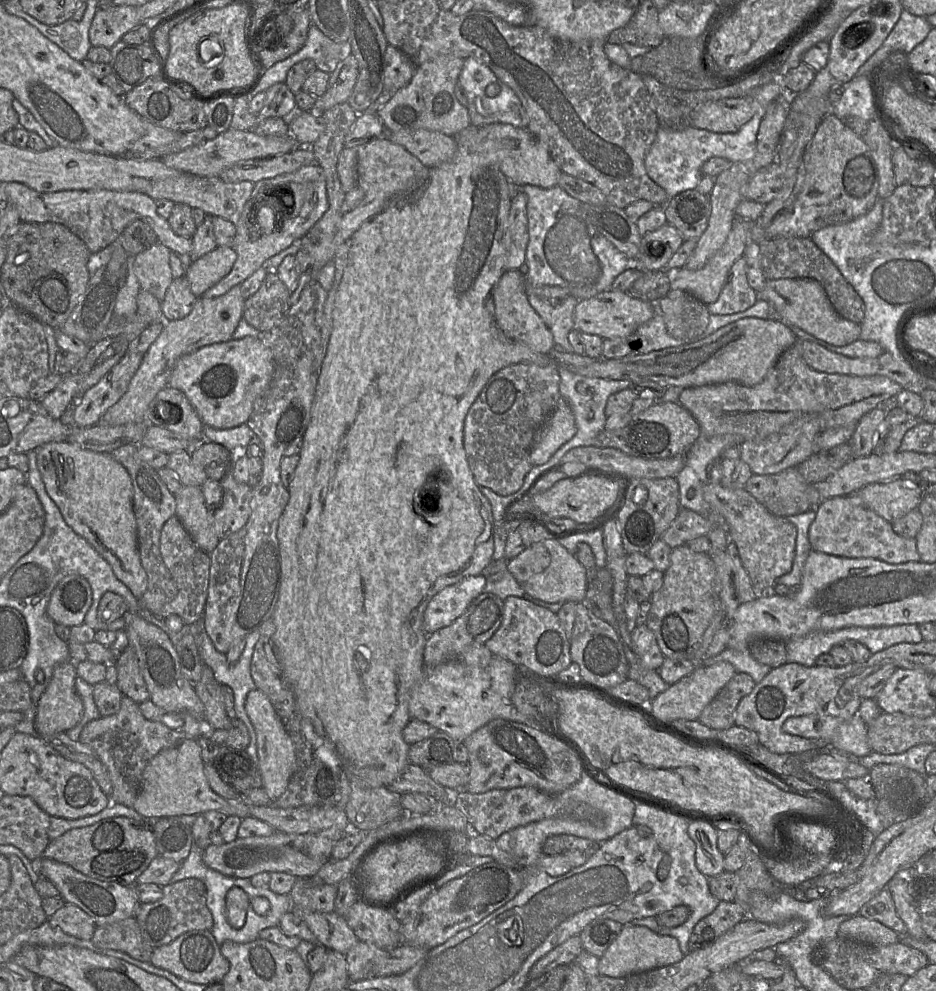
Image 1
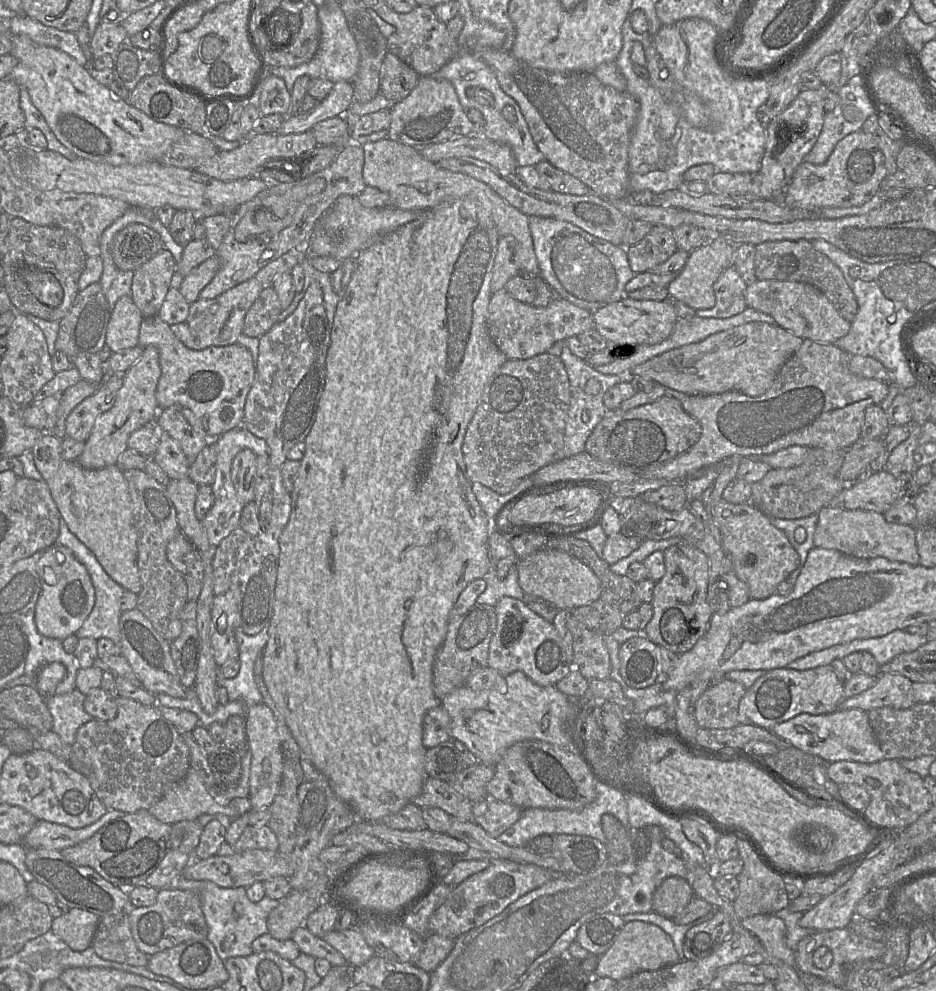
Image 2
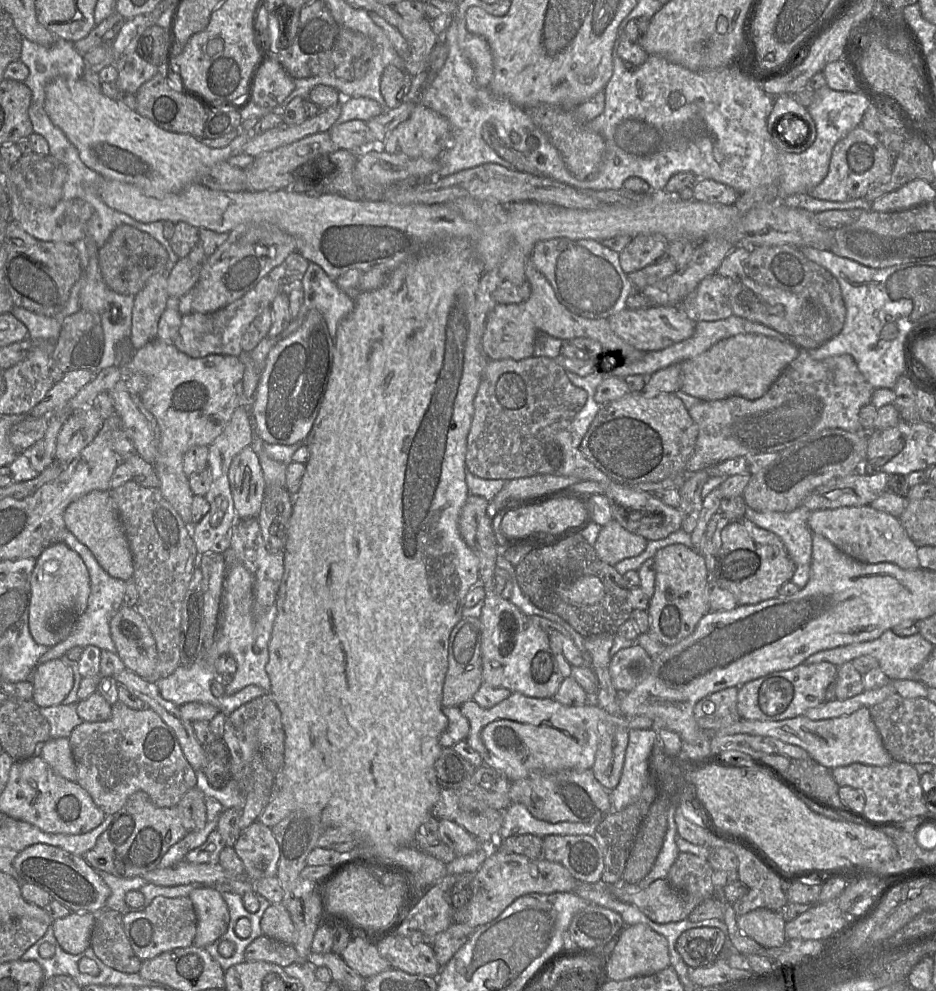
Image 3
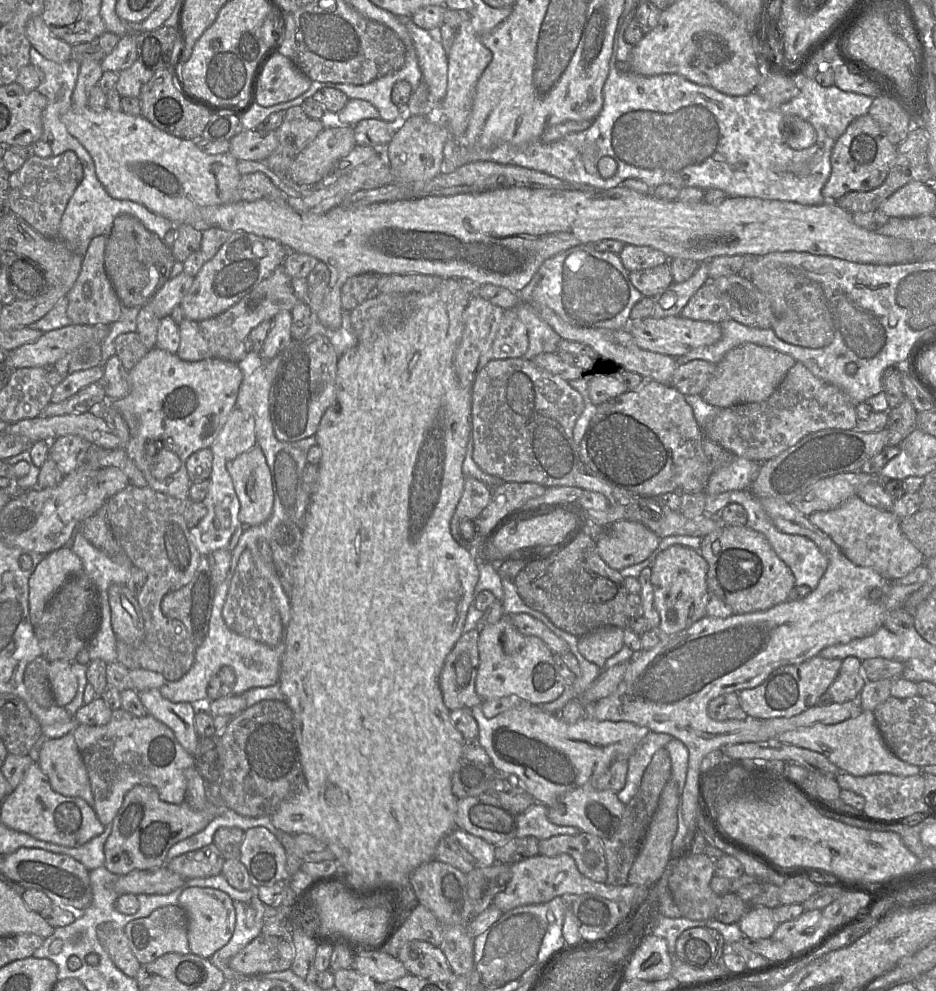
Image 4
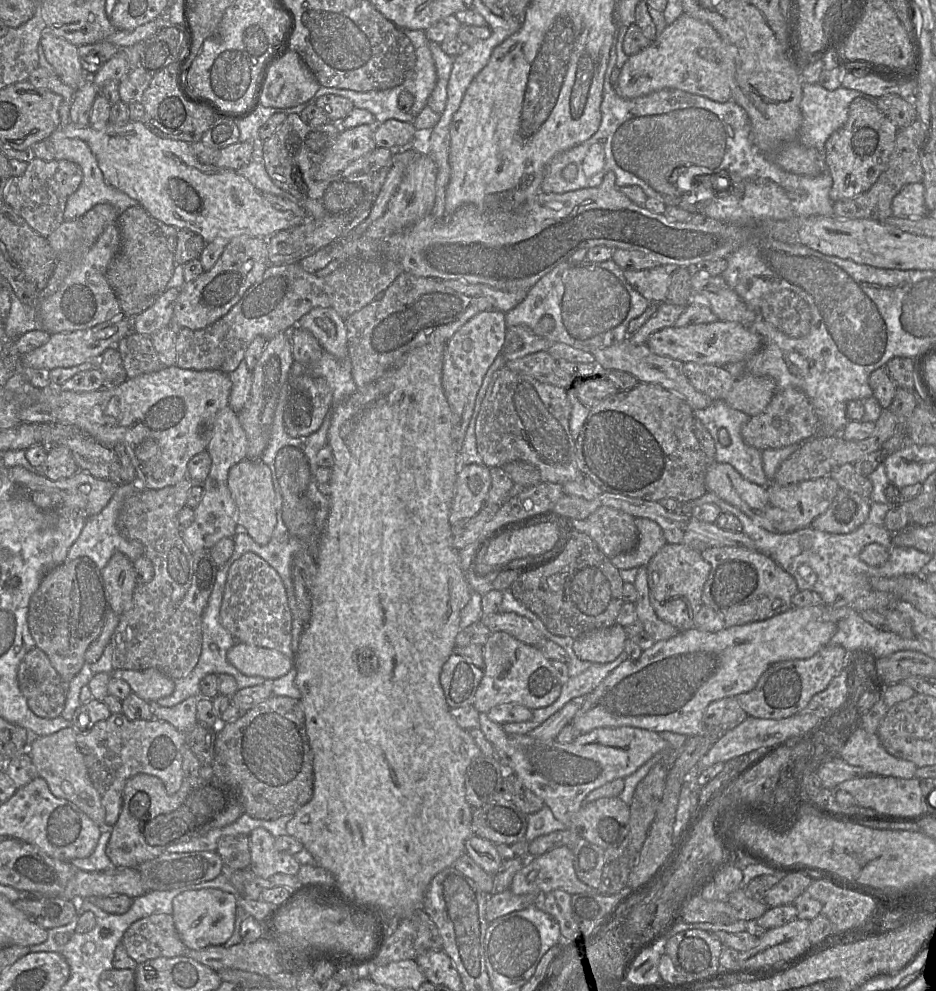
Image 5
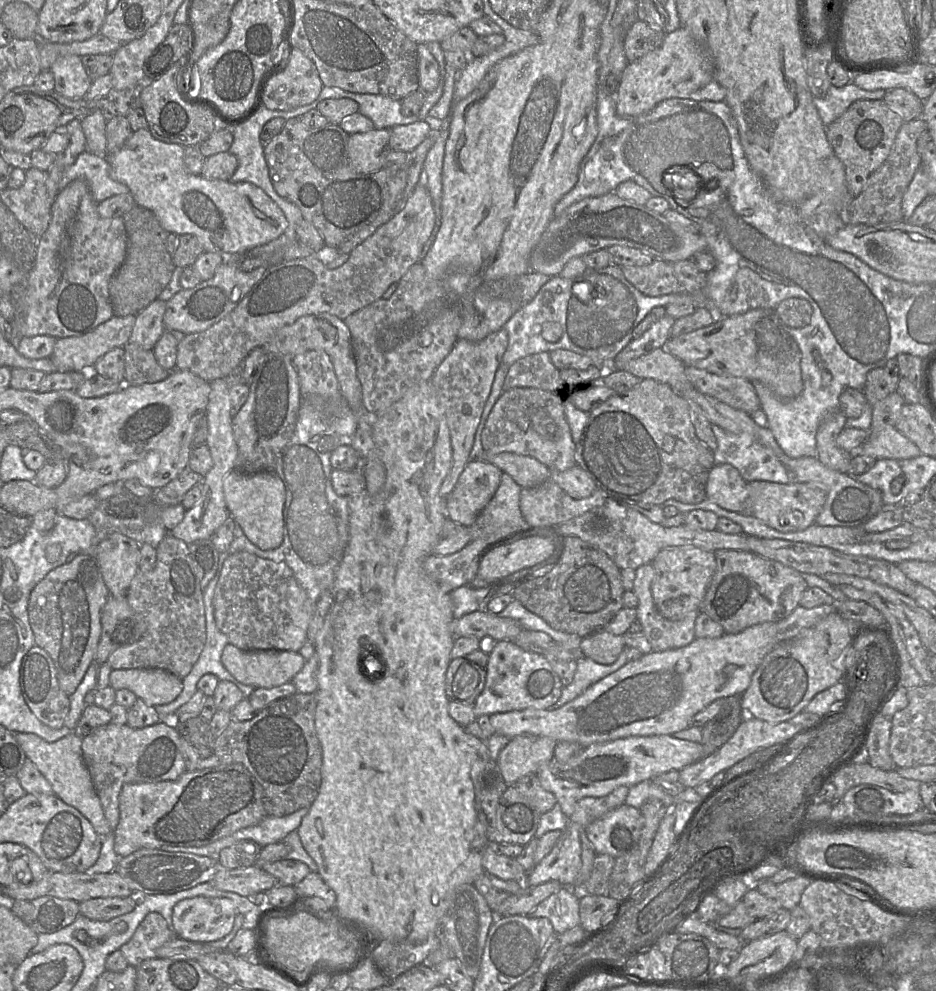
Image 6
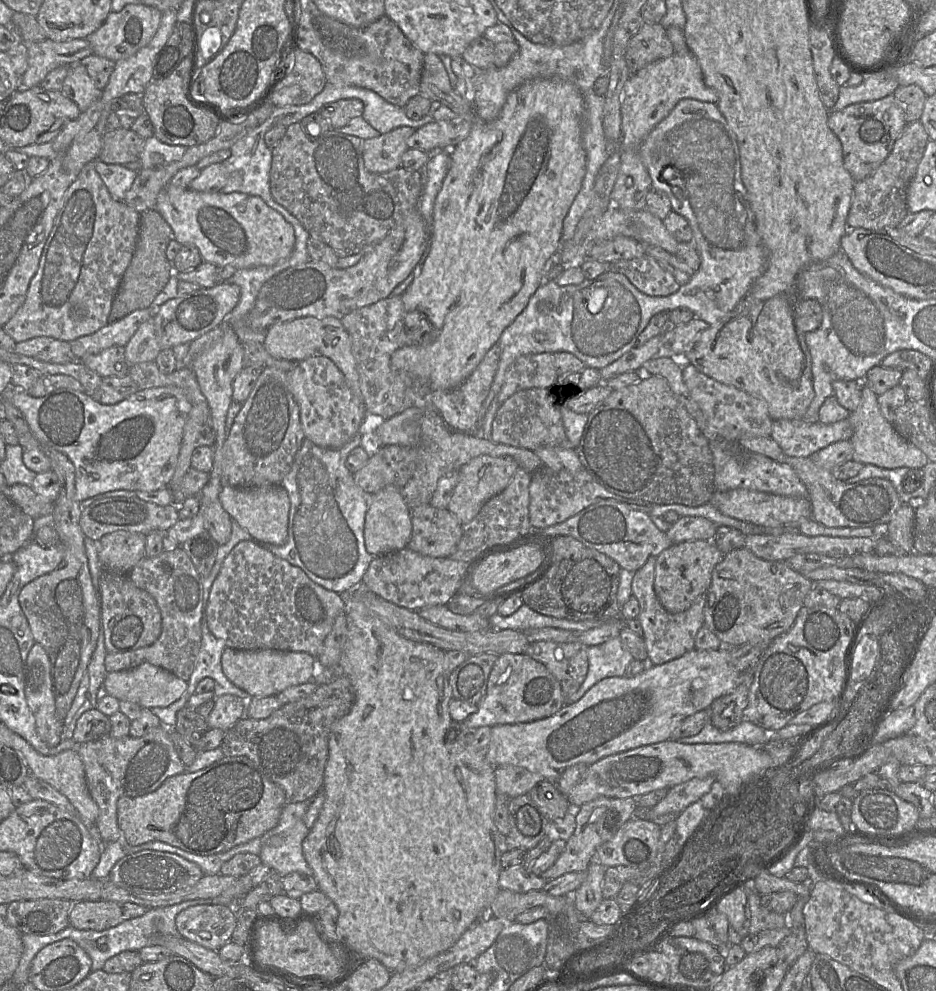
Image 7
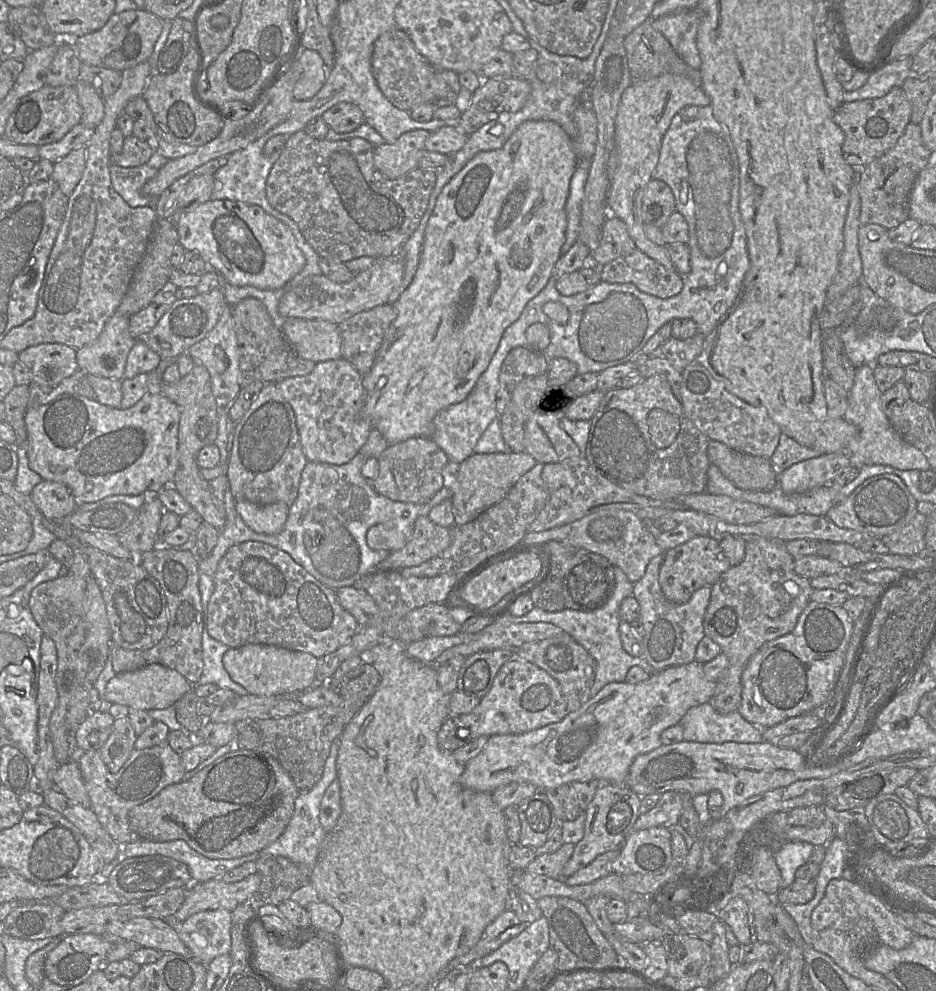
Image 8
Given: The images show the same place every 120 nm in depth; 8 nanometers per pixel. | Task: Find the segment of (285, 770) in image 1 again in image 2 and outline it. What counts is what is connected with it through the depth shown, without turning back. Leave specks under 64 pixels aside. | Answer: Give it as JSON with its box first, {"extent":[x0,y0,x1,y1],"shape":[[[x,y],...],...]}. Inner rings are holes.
{"extent":[246,702,283,810],"shape":[[[264,702],[247,709],[246,735],[252,754],[248,798],[251,803],[251,810],[261,810],[270,807],[273,803],[283,773],[283,752],[276,721],[271,709]]]}

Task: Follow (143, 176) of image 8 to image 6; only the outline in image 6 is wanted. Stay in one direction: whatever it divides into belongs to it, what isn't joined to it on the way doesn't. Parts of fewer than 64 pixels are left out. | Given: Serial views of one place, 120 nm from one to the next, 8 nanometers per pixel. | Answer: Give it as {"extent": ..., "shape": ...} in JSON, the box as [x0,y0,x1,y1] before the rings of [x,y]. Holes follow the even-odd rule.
{"extent":[60,150,129,203],"shape":[[[87,150],[80,153],[75,162],[69,166],[60,182],[60,191],[76,179],[84,179],[90,193],[99,203],[111,196],[129,193],[129,188],[110,177],[109,163],[105,156],[98,156]]]}

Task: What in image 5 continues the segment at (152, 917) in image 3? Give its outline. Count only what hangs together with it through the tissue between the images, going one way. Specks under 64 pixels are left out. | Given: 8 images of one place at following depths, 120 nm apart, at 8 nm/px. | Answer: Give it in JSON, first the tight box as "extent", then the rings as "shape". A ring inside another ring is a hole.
{"extent":[122,914,187,964],"shape":[[[152,914],[135,921],[122,938],[128,955],[138,964],[160,957],[187,956],[169,914]]]}

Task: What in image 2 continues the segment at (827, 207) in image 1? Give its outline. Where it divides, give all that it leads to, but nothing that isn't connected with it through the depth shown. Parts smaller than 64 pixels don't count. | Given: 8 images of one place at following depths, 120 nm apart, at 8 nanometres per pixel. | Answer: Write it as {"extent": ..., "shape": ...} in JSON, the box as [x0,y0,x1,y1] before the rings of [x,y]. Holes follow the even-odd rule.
{"extent":[783,129,887,211],"shape":[[[861,129],[841,139],[824,164],[815,165],[803,161],[796,169],[791,181],[783,192],[783,205],[808,211],[819,211],[823,208],[848,208],[861,206],[875,194],[881,193],[881,183],[887,177],[884,155],[871,135]]]}

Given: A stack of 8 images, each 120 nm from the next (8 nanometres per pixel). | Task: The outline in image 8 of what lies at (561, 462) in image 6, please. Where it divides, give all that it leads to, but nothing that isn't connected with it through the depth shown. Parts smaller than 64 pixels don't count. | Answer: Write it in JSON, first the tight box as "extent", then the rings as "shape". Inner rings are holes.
{"extent":[499,373,548,452],"shape":[[[547,373],[528,376],[524,378],[515,388],[511,399],[504,412],[499,415],[500,427],[503,439],[511,452],[524,452],[524,427],[529,416],[540,409],[540,401],[548,389]]]}

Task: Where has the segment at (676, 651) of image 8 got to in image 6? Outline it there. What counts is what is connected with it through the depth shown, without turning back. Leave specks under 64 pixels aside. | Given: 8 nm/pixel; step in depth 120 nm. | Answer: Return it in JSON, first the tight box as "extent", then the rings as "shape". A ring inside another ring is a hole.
{"extent":[633,563,701,652],"shape":[[[652,563],[636,569],[633,592],[639,599],[636,617],[642,625],[642,631],[653,652],[685,647],[695,639],[695,621],[701,610],[692,611],[678,621],[664,618],[657,610],[652,597],[653,576]]]}

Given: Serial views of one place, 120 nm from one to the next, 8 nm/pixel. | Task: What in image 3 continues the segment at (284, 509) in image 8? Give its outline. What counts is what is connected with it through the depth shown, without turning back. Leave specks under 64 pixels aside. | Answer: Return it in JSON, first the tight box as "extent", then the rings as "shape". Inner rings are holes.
{"extent":[229,445,266,519],"shape":[[[251,445],[233,458],[229,482],[240,519],[257,518],[265,497],[266,484],[259,458]]]}

